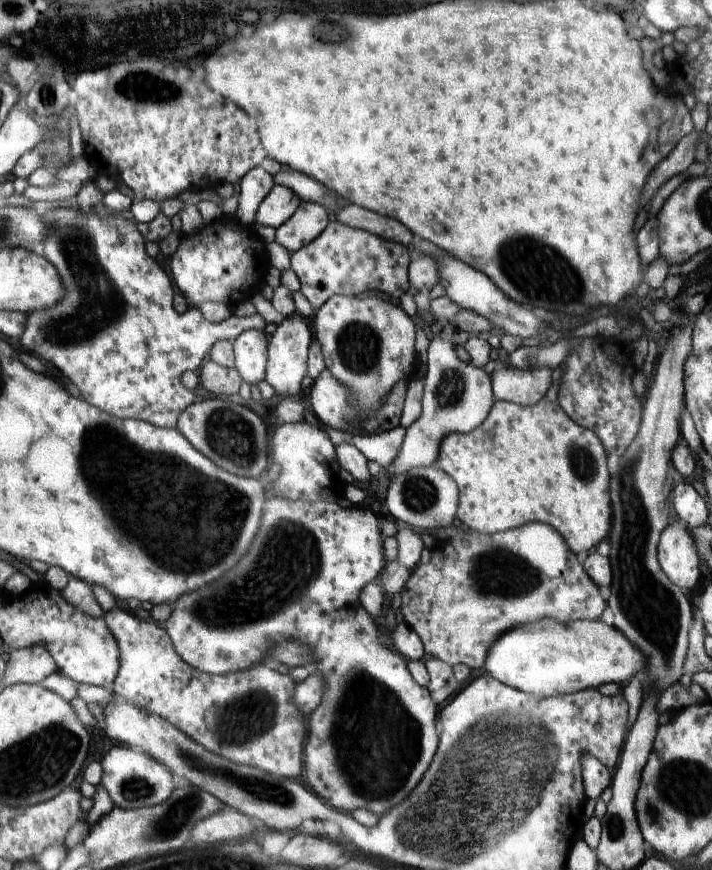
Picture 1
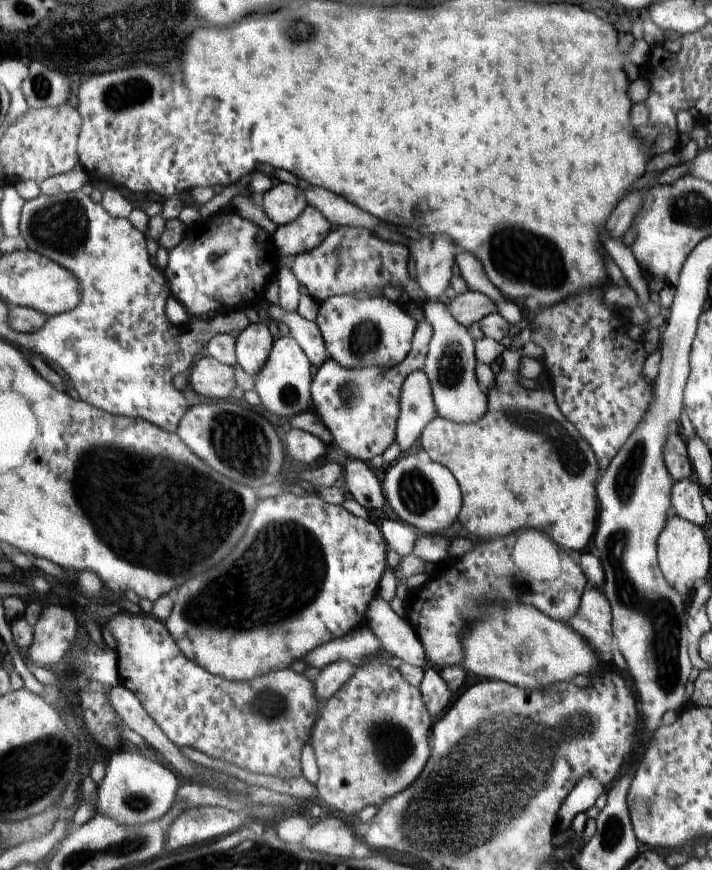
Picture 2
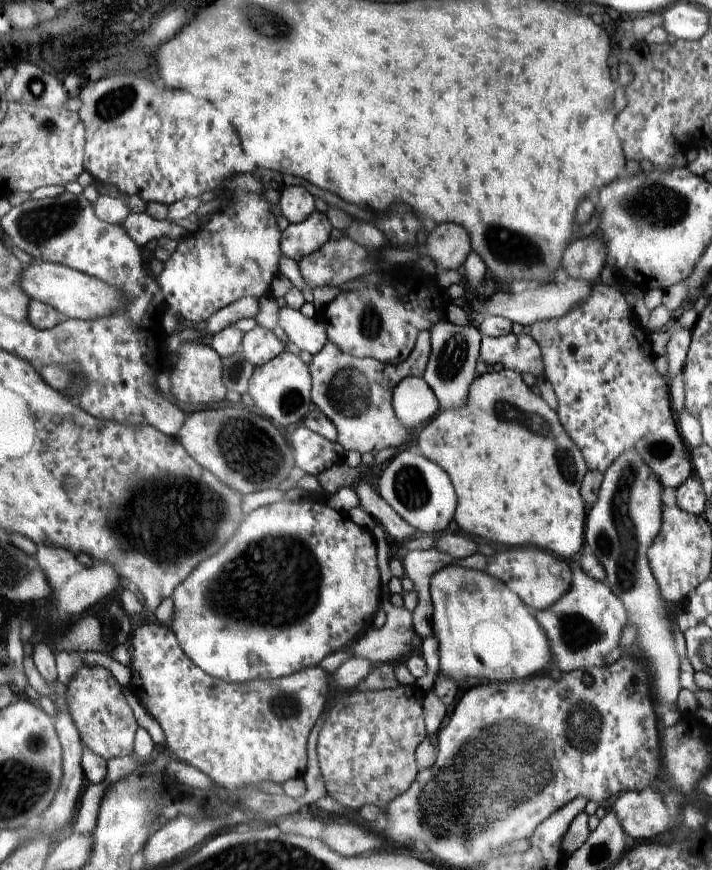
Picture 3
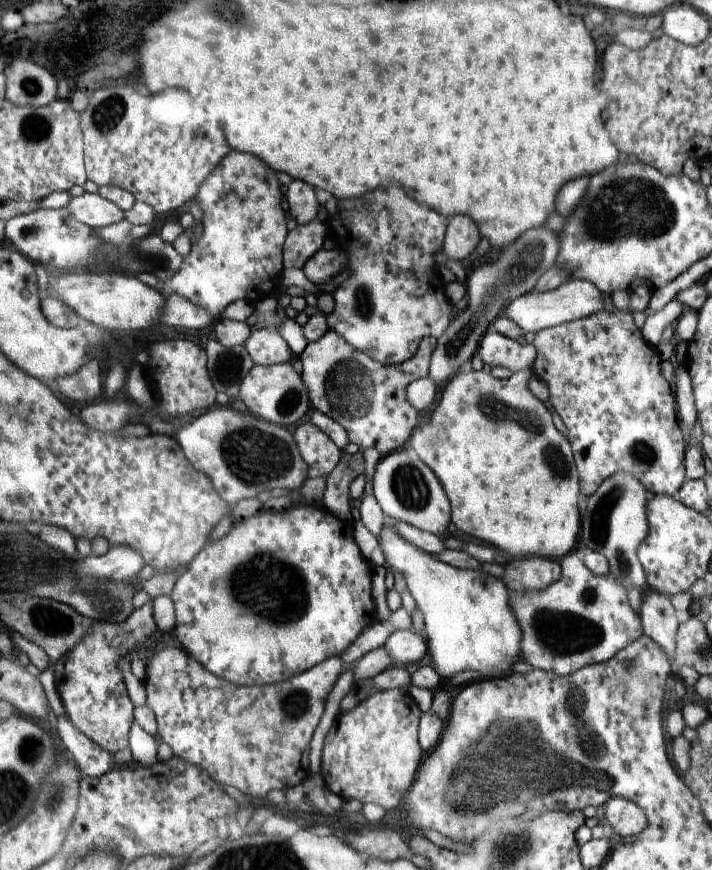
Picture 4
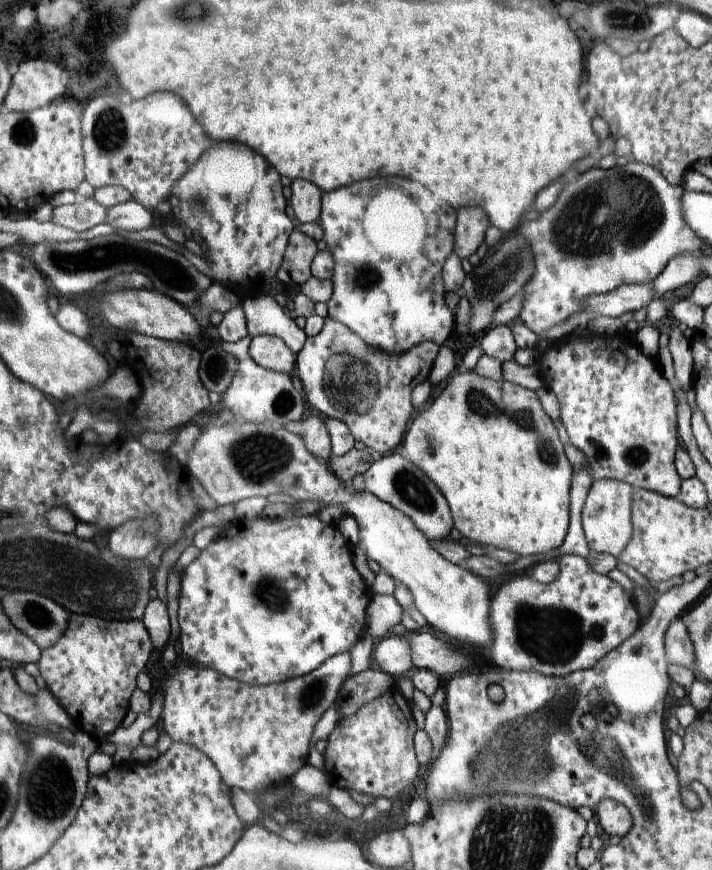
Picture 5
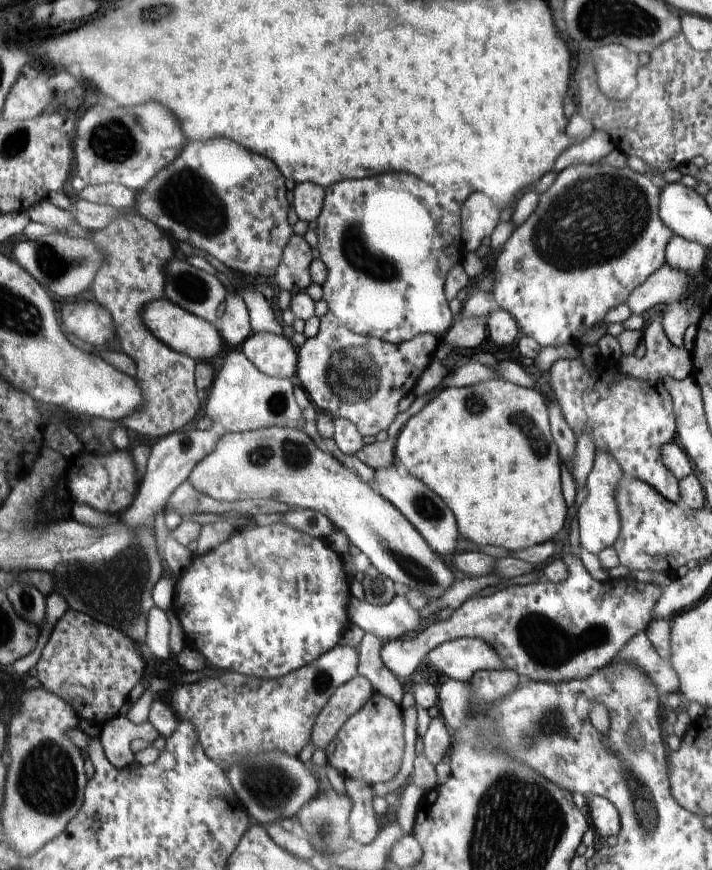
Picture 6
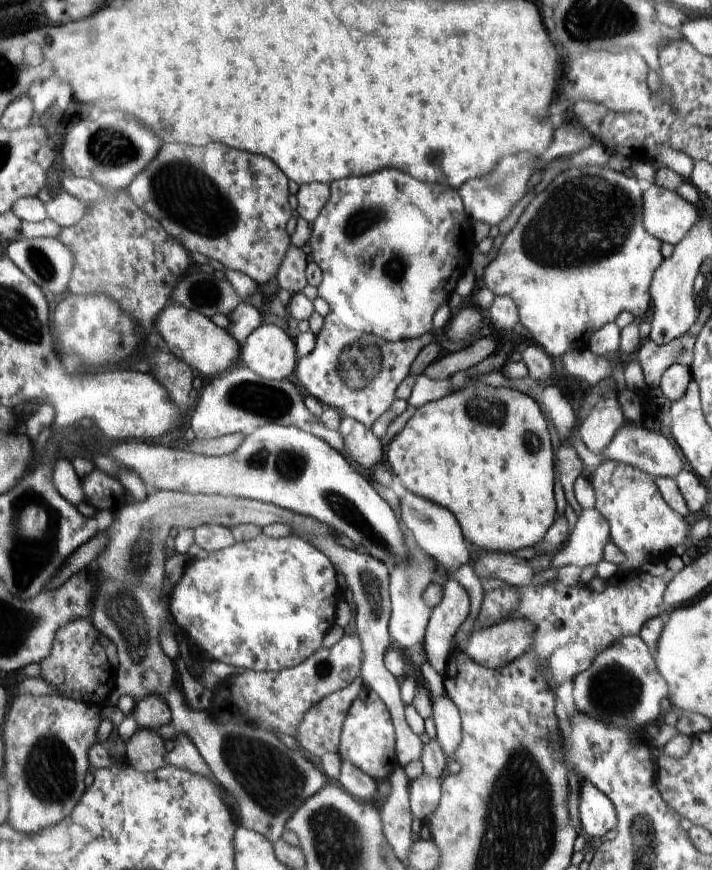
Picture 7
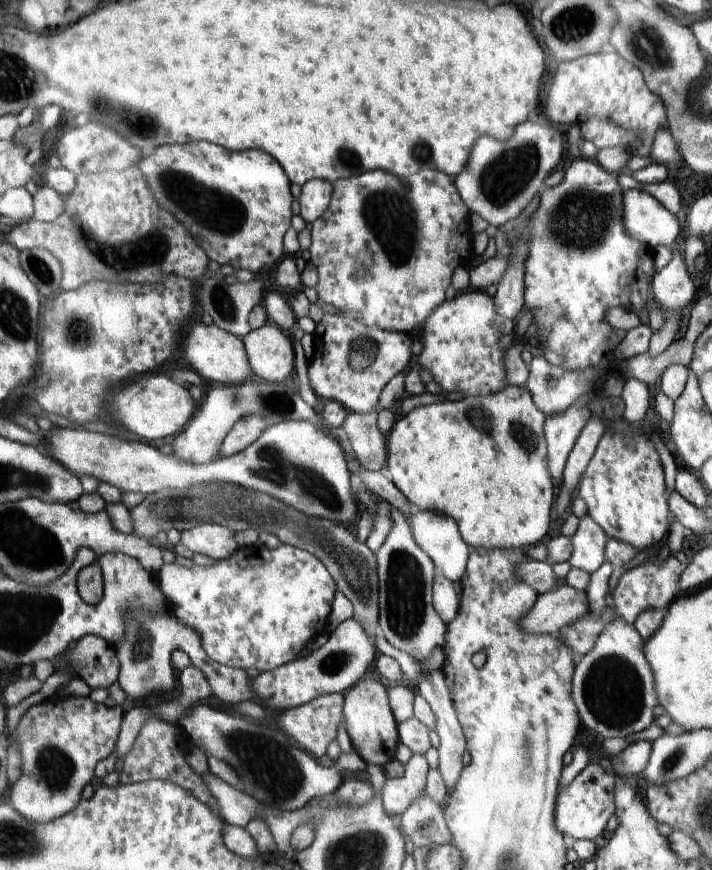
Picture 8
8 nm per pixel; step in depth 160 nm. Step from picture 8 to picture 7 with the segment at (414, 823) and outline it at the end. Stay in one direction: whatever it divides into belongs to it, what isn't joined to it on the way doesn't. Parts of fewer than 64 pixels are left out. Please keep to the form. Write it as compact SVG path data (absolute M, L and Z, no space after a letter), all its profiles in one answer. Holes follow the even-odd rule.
M421 774L417 779L410 780L409 807L417 827L429 822L431 814L438 808L441 799L441 781Z

